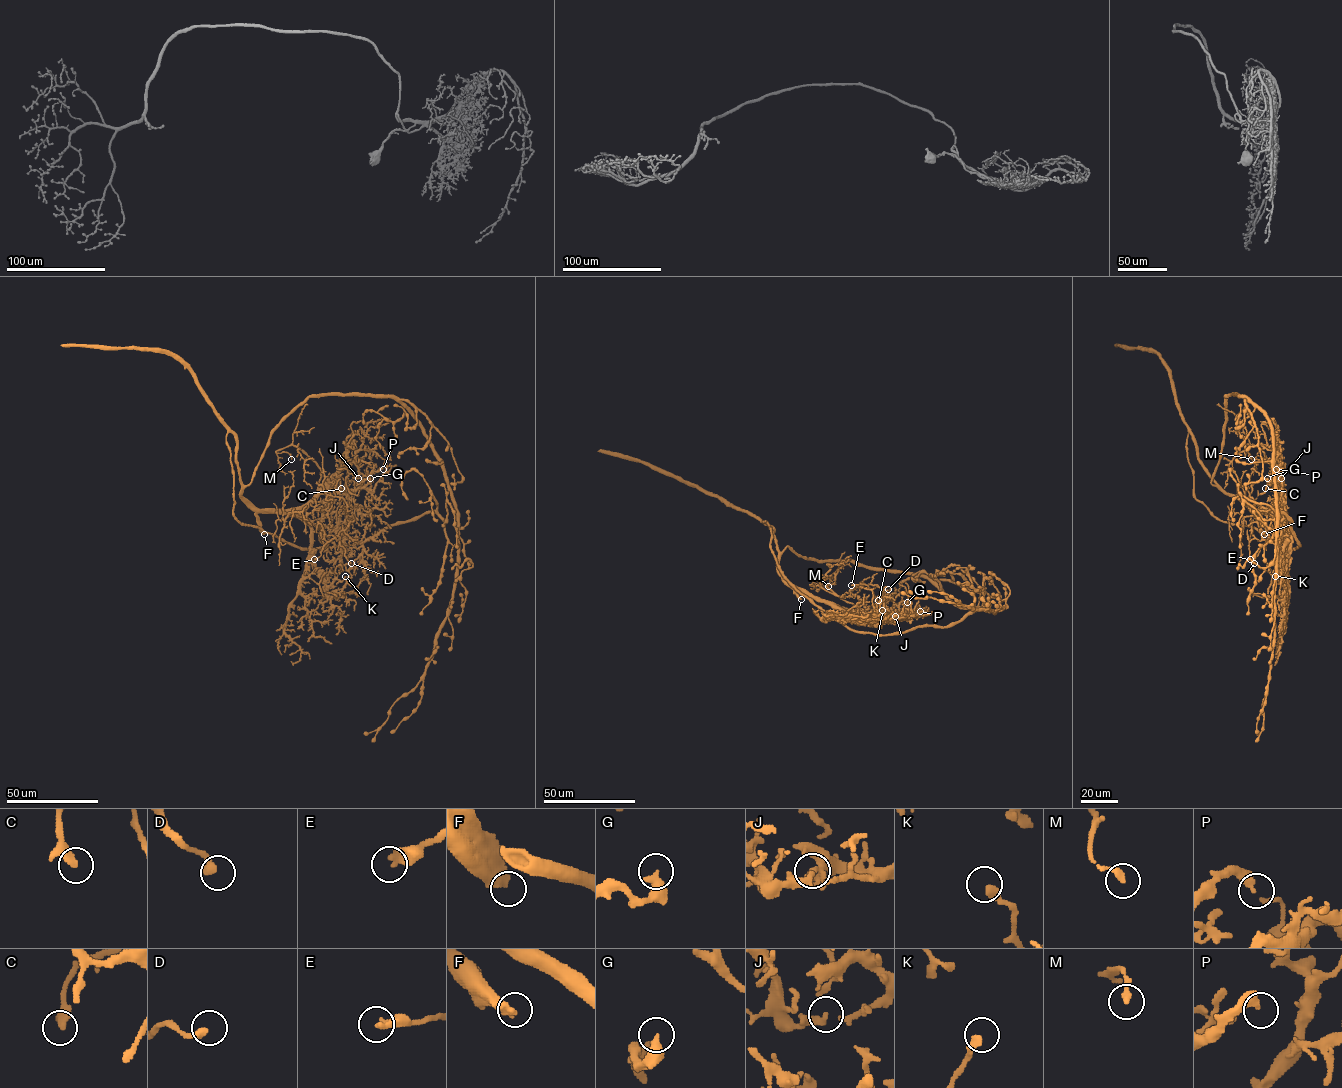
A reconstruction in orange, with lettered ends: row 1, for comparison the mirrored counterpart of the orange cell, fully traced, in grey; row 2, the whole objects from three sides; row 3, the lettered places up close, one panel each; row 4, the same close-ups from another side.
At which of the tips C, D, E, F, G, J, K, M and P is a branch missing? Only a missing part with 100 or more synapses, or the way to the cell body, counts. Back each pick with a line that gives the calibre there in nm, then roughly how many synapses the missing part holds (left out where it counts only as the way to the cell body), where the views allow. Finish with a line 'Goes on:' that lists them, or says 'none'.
F: Thickness 440 nm
Goes on: F

